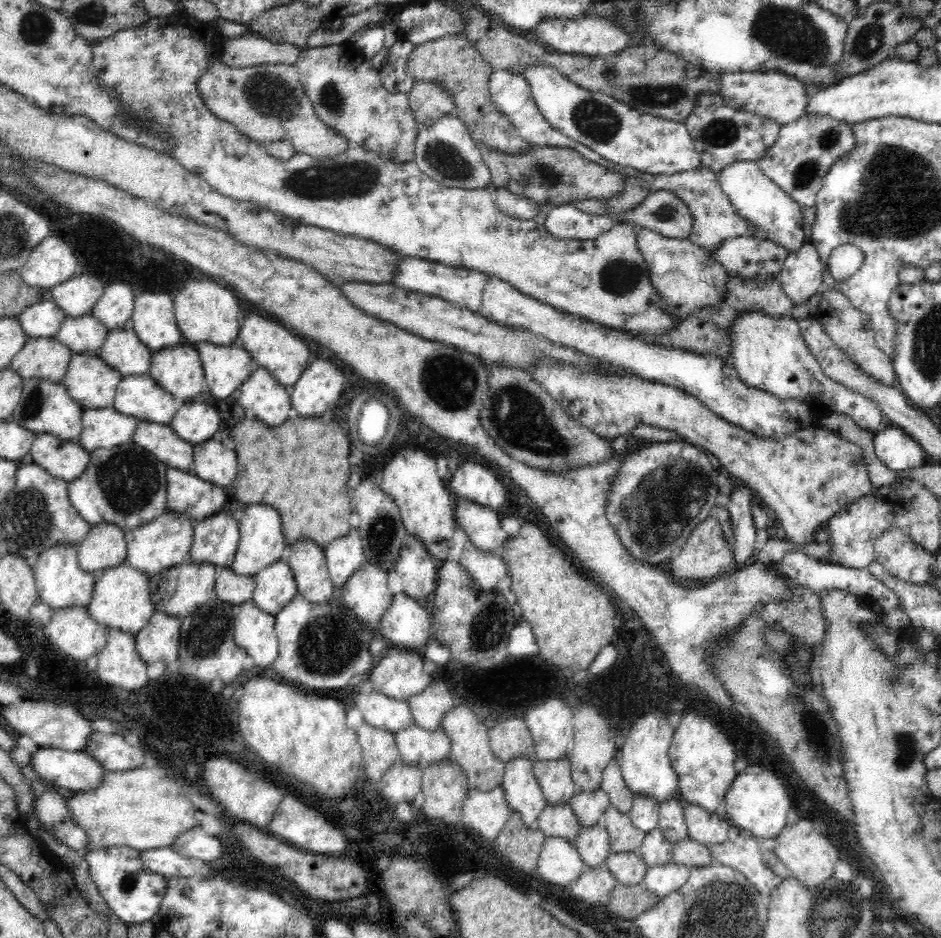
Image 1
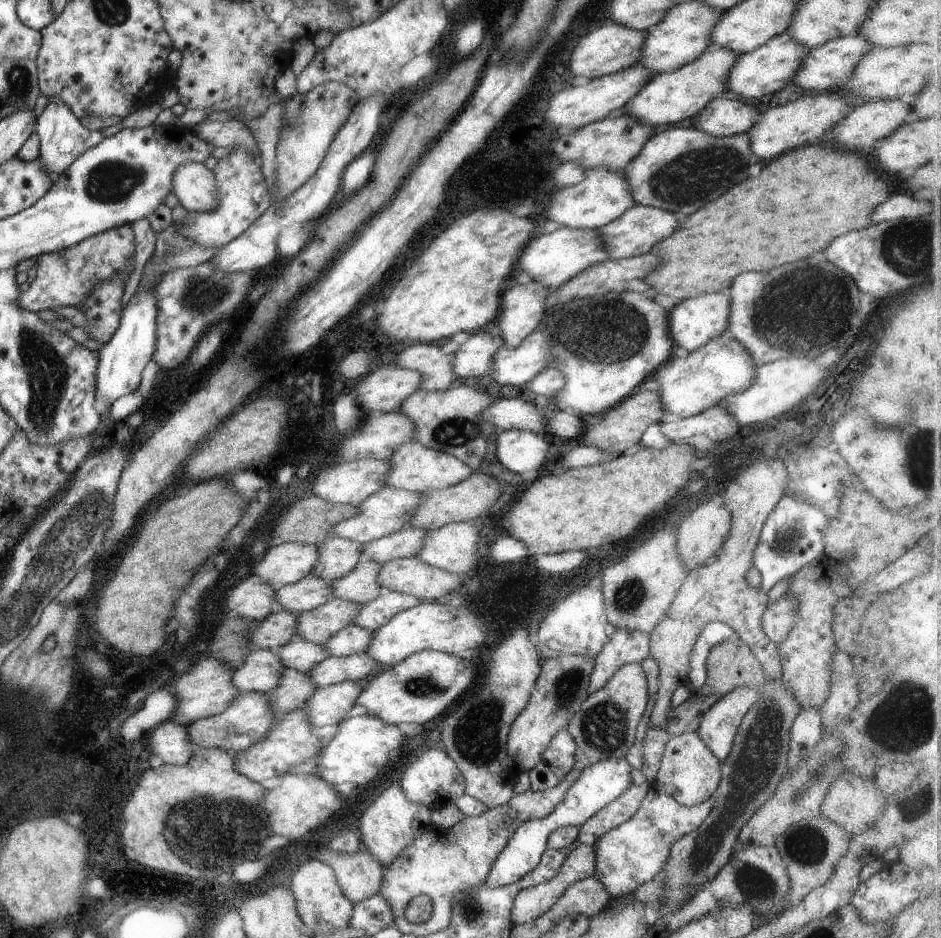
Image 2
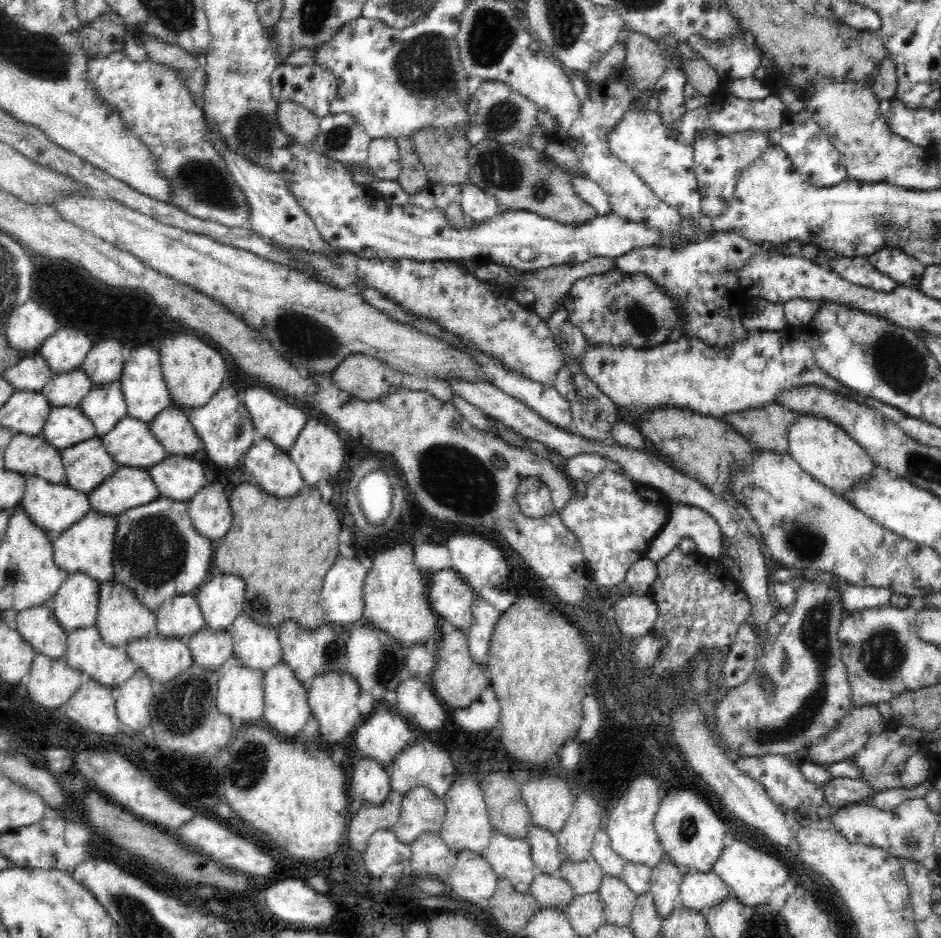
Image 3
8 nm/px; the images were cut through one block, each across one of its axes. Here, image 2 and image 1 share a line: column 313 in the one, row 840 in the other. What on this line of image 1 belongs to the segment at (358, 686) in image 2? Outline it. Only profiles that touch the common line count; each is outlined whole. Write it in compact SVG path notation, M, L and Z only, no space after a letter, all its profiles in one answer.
M688 806L683 810L687 826L687 838L702 846L724 844L730 822L723 814L708 814L699 806Z

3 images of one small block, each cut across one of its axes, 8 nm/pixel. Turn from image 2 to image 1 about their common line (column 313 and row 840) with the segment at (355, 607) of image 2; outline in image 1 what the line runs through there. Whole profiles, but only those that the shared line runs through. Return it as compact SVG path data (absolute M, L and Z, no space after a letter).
M609 806L602 821L612 853L638 854L645 834L631 825L628 815L620 814L614 806Z

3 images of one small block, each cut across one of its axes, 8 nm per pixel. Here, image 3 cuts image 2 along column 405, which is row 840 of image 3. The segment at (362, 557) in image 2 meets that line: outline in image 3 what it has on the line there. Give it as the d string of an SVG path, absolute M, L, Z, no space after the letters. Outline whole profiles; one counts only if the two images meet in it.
M532 825L528 830L526 841L529 846L531 861L538 874L558 875L562 860L557 846L557 835Z

